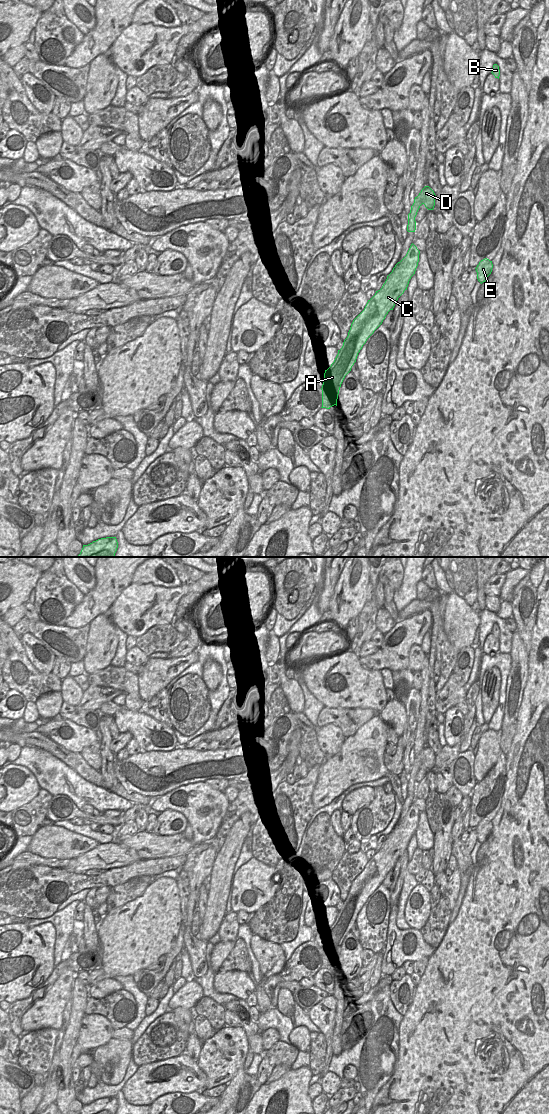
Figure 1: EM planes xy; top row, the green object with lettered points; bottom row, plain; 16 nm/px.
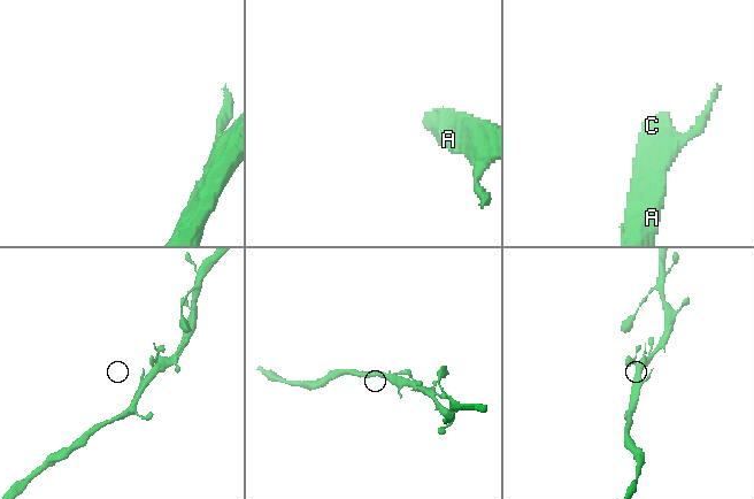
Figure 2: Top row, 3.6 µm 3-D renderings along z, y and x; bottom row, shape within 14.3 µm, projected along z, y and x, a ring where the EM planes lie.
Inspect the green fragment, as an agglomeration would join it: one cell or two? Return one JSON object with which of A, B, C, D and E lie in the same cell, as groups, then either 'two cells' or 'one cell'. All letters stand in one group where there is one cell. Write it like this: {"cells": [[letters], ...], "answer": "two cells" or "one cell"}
{"cells": [["A", "B", "C", "D", "E"]], "answer": "one cell"}

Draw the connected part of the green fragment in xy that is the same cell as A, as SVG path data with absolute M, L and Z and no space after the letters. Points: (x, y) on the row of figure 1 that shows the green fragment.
M412 243L406 256L398 262L387 276L382 288L368 300L364 310L353 320L347 338L338 354L325 370L322 385L322 407L337 406L341 384L351 371L358 353L367 339L382 324L386 315L393 310L398 298L407 290L411 277L415 274L420 251Z

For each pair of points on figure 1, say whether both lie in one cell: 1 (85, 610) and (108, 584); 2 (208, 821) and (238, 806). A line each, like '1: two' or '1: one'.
1: one
2: two

